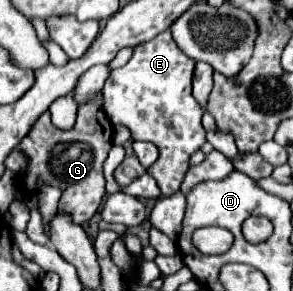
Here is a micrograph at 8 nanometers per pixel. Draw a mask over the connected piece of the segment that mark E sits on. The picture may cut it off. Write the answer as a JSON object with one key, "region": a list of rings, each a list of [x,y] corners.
{"region":[[[167,30],[139,44],[131,60],[115,68],[103,86],[103,106],[111,124],[129,126],[133,140],[149,140],[159,148],[159,158],[147,172],[157,180],[163,196],[171,196],[179,190],[191,154],[205,144],[205,130],[201,126],[205,110],[191,94],[193,70],[195,62],[177,48],[171,30]]]}

